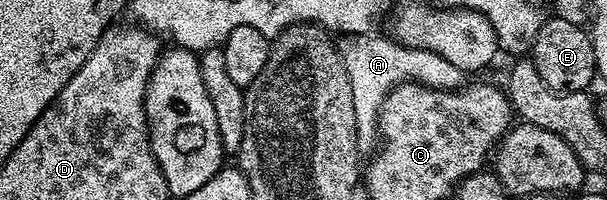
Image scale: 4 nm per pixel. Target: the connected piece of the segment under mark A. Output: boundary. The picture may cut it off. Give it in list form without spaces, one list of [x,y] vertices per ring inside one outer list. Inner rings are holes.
[[[380,32],[341,37],[338,49],[346,76],[350,76],[350,92],[354,92],[356,146],[364,156],[371,155],[378,145],[380,109],[394,87],[403,82],[419,82],[421,86],[432,86],[435,90],[455,90],[462,82],[462,71],[454,68],[450,60],[442,60],[442,56],[422,48],[404,46],[391,36],[383,38]]]

